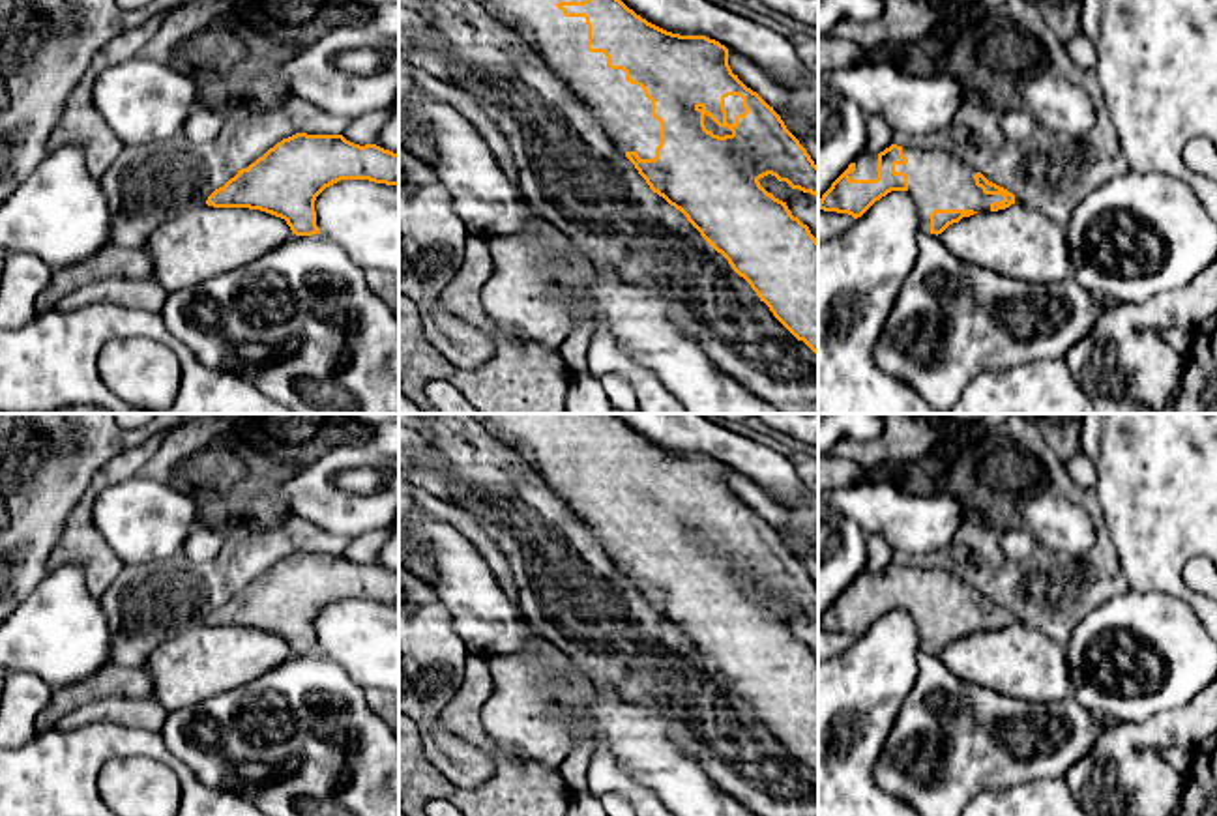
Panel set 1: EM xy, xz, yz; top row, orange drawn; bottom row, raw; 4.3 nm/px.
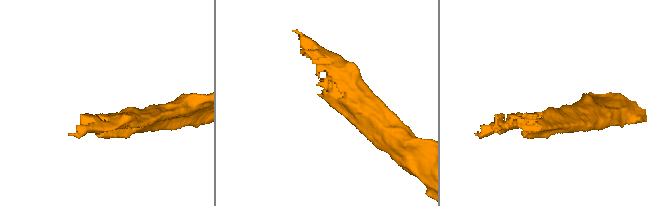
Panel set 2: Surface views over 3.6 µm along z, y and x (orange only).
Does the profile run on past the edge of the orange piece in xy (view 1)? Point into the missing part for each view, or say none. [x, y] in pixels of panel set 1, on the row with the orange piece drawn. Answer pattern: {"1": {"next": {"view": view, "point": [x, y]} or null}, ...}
{"1": {"next": null}}

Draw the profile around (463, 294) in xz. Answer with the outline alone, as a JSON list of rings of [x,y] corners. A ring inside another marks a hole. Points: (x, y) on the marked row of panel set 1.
[[[472,236],[470,247],[464,253],[464,262],[446,284],[440,305],[455,313],[464,322],[489,329],[491,318],[483,311],[481,288],[494,271],[494,264],[489,253],[487,238]]]

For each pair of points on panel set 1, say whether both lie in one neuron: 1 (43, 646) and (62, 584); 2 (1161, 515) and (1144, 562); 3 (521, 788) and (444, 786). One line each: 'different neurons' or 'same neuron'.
1: same neuron
2: same neuron
3: same neuron

